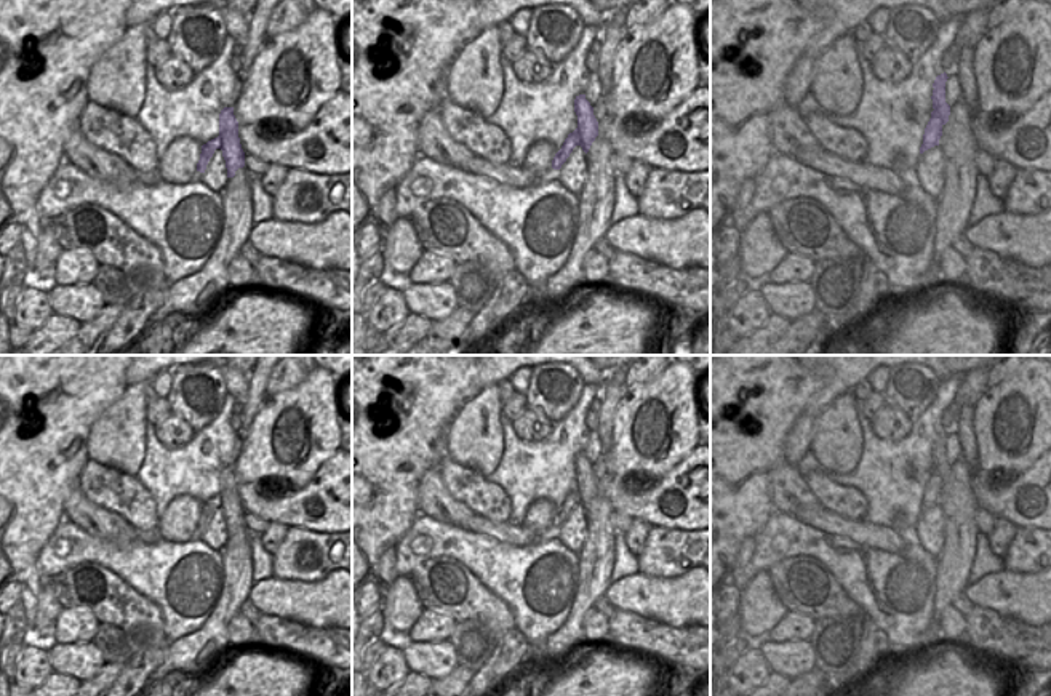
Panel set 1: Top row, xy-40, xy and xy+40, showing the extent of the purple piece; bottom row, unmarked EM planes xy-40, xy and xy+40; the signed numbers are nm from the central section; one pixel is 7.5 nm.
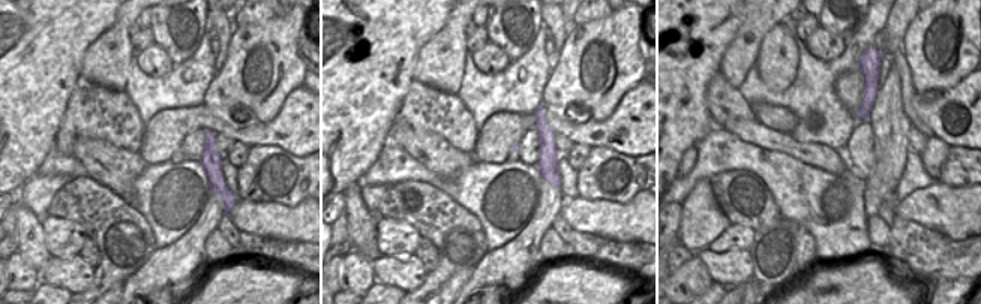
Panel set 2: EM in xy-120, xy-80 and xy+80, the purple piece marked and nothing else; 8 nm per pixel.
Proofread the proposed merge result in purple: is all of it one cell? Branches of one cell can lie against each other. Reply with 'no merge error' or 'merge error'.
no merge error

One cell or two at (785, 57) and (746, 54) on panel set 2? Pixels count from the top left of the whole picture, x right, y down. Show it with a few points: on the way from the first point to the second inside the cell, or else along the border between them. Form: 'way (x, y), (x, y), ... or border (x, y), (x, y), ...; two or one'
border (777, 26), (762, 39), (755, 65); two

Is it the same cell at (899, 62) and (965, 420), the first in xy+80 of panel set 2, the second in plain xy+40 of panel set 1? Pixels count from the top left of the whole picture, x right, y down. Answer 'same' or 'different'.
same

